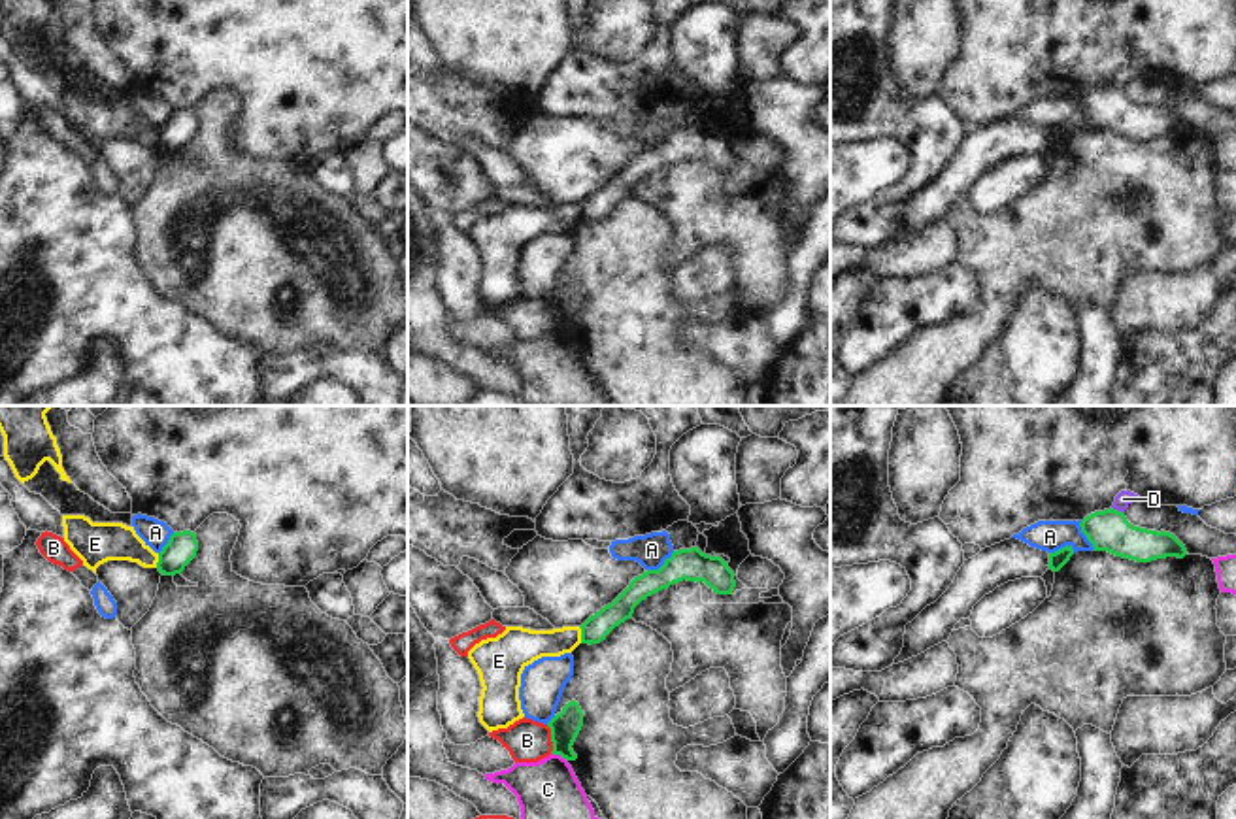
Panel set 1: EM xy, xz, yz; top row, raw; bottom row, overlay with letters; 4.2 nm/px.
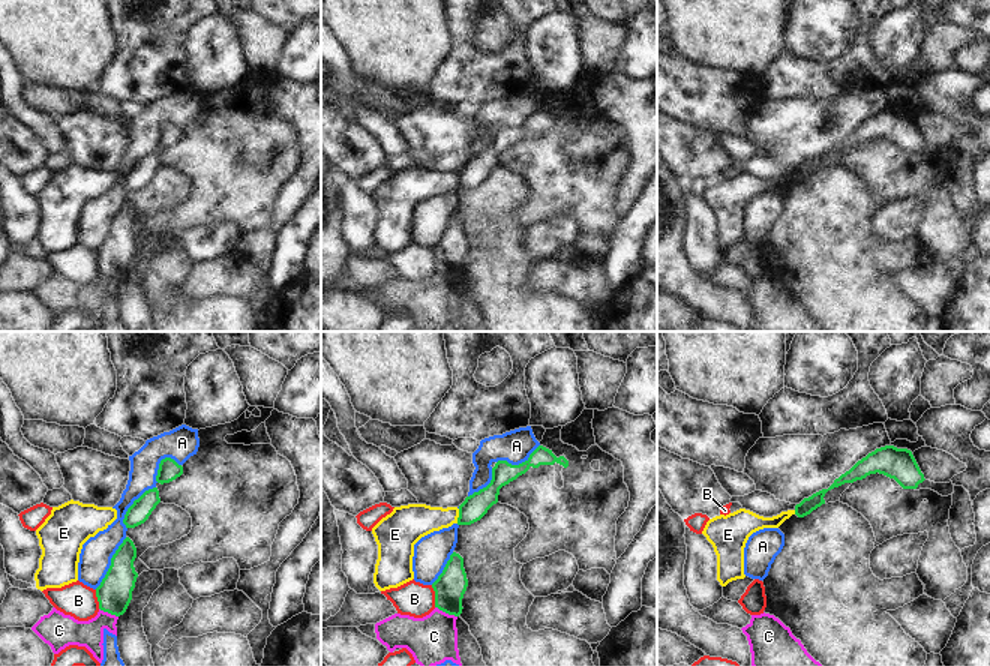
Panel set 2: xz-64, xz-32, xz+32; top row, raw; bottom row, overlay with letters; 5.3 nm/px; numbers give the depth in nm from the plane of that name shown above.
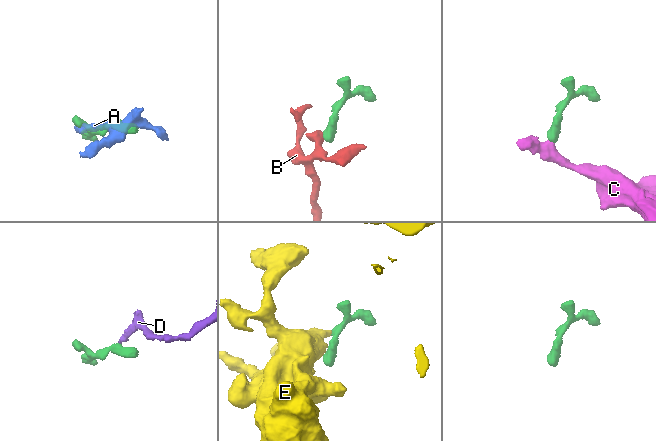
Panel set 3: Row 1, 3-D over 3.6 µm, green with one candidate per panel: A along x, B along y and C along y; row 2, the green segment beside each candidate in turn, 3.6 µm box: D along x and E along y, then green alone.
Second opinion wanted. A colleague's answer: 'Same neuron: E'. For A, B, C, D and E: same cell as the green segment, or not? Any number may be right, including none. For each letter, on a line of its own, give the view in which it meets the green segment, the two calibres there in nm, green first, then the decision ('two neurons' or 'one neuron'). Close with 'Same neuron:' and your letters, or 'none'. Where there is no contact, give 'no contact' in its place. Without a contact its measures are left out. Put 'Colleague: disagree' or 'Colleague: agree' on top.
Colleague: disagree
A: meets green in xz; 140 nm thick on the green side, 140 nm on the other; two neurons
B: meets green in xz; 130 nm thick on the green side, 180 nm on the other; two neurons
C: meets green in xz; 130 nm thick on the green side, 280 nm on the other; two neurons
D: meets green in yz; 180 nm thick on the green side, 70 nm on the other; one neuron
E: meets green in xz; 110 nm thick on the green side, 150 nm on the other; two neurons
Same neuron: D

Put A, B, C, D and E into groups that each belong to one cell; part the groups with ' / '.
A / B / C / D / E

